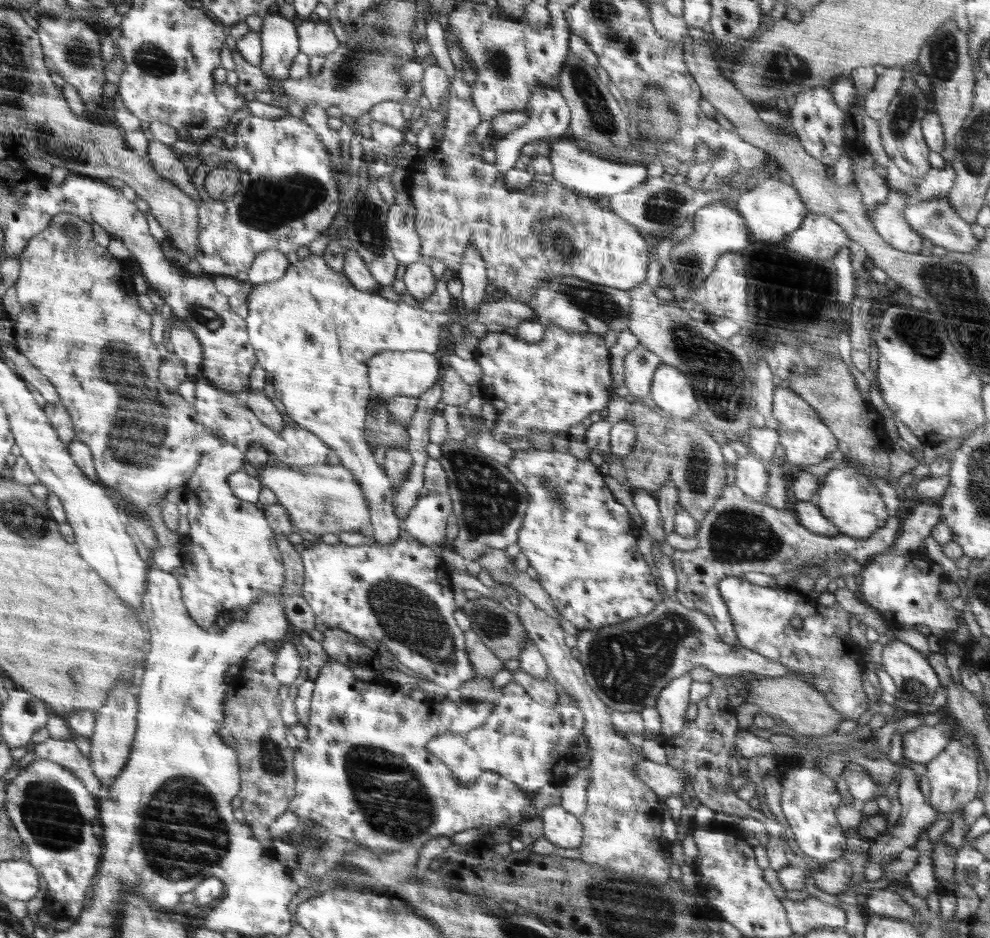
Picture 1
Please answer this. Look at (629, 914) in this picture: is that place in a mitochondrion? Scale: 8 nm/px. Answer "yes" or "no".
yes

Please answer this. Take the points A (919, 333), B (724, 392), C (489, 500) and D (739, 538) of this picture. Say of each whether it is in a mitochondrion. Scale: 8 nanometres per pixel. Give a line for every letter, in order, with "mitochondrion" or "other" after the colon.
A: mitochondrion
B: mitochondrion
C: mitochondrion
D: mitochondrion

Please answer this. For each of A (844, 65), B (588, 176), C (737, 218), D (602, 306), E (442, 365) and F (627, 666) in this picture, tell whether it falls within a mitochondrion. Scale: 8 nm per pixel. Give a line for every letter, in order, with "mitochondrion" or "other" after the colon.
A: other
B: other
C: other
D: mitochondrion
E: other
F: mitochondrion

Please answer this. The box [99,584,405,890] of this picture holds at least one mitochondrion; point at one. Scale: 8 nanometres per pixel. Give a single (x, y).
(183, 831)

